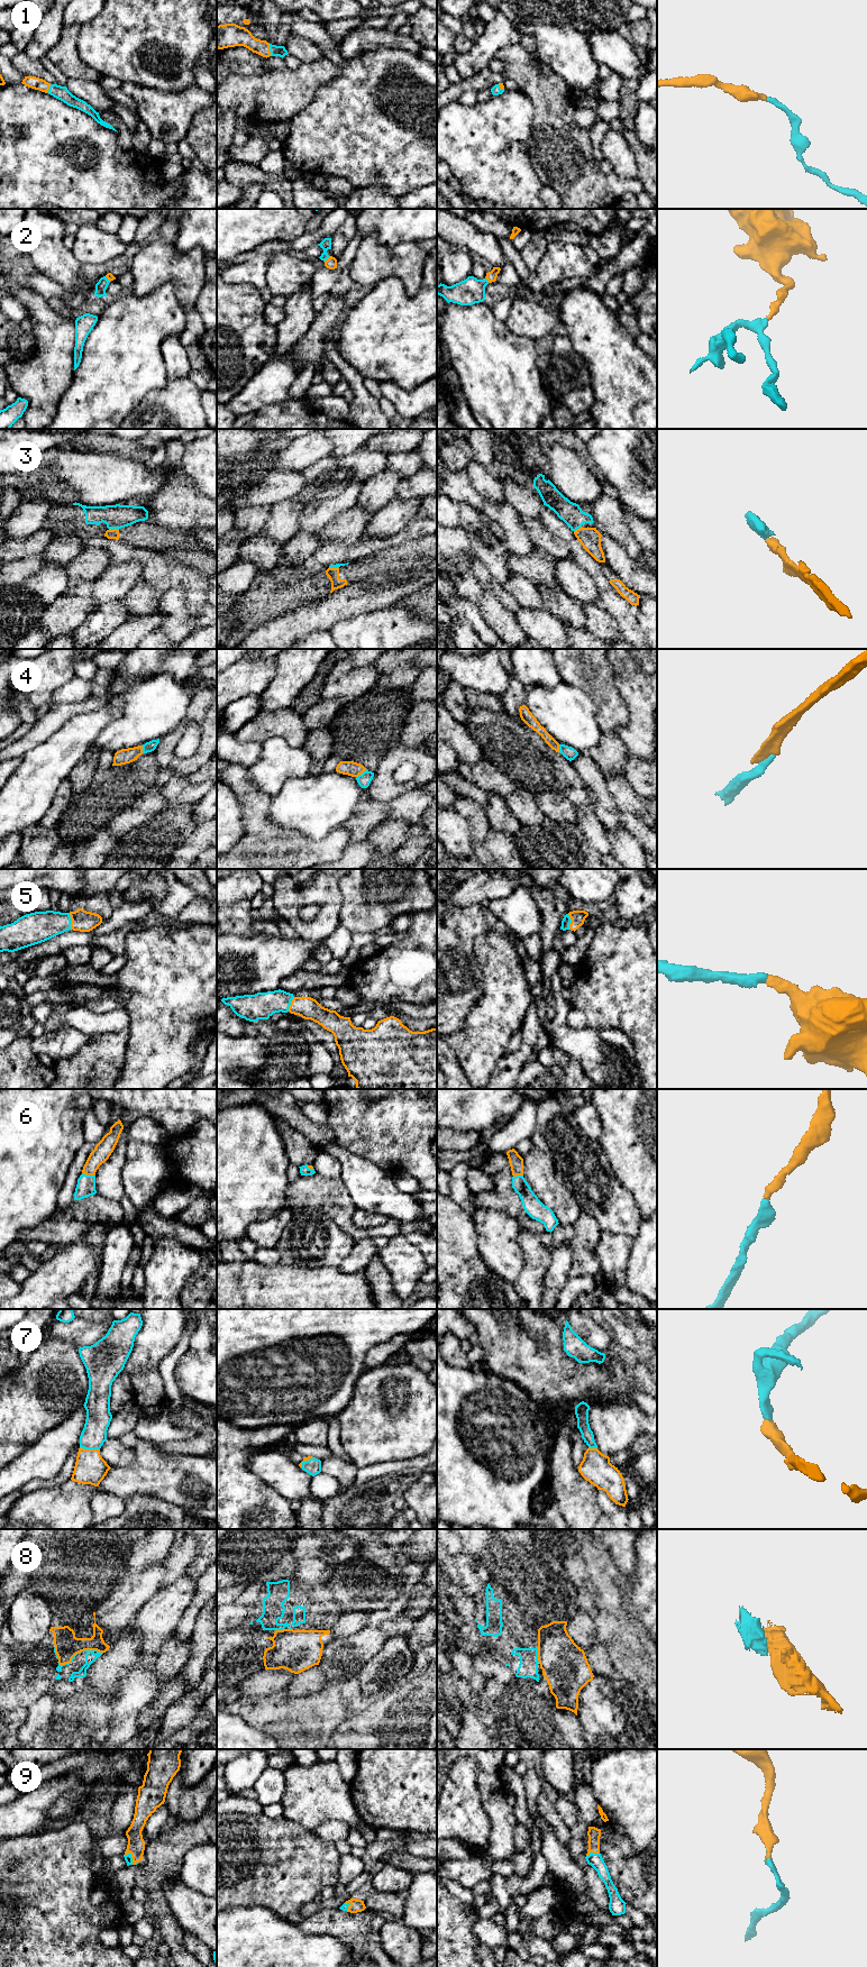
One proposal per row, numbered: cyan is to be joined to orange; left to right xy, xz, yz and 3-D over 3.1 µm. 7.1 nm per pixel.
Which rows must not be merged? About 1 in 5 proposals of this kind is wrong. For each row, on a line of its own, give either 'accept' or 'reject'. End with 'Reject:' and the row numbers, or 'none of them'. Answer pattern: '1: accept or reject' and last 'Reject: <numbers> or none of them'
1: accept
2: accept
3: reject
4: accept
5: accept
6: accept
7: accept
8: reject
9: accept
Reject: 3, 8

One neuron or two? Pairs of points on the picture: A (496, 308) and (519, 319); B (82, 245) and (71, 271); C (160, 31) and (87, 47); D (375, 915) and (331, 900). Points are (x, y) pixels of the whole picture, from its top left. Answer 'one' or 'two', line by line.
A: two
B: two
C: one
D: two

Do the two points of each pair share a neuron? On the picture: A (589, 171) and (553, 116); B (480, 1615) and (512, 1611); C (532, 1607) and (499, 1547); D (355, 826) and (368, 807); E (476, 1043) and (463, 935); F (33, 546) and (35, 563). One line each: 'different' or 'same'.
A: same
B: same
C: same
D: same
E: different
F: different

